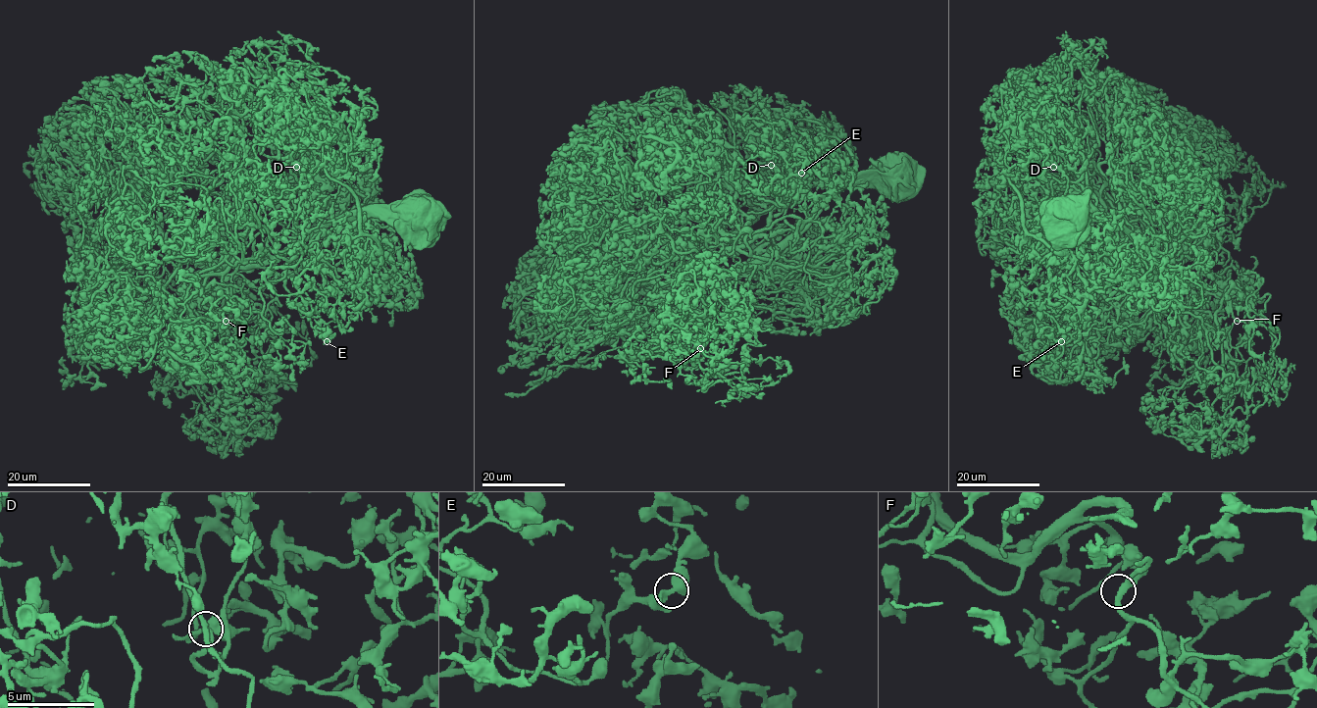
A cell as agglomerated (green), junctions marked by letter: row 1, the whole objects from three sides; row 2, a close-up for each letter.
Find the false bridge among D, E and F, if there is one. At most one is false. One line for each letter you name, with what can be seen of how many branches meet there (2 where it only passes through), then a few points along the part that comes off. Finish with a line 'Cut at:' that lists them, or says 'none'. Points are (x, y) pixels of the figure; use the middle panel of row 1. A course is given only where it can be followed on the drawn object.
Cut at: none

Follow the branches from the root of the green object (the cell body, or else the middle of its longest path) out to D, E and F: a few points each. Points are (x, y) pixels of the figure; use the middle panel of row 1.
D: (892, 181), (844, 183), (755, 260), (707, 273), (702, 258), (744, 248), (784, 200), (761, 145), (772, 165)
E: (892, 181), (844, 183), (750, 263), (698, 265), (807, 221), (830, 193), (786, 181), (800, 173)
F: (892, 181), (844, 183), (755, 260), (683, 275), (657, 325), (674, 339), (694, 331), (700, 348)

